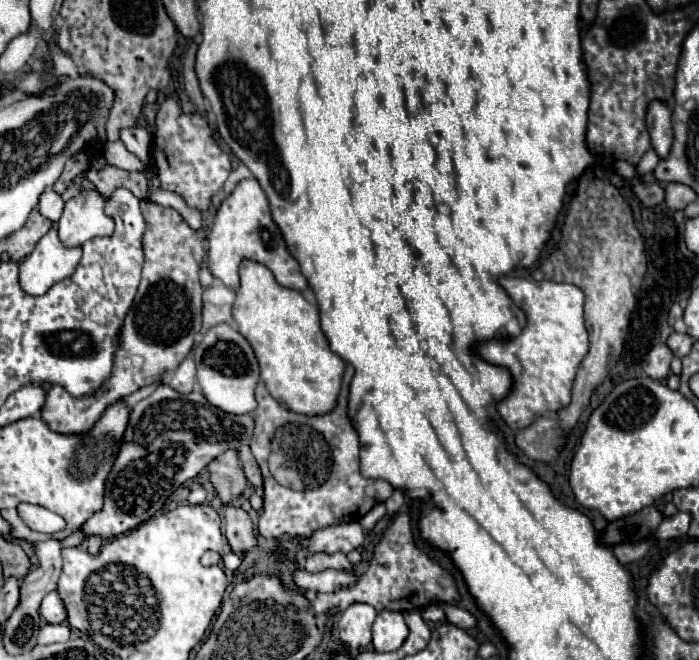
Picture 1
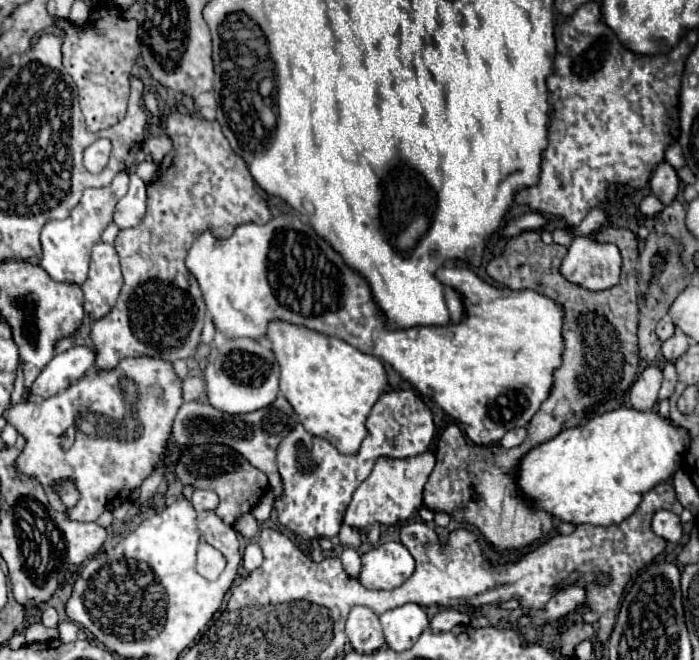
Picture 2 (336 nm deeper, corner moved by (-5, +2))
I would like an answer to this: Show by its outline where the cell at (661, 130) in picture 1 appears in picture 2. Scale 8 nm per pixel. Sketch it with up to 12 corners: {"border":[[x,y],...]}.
{"border":[[666,160],[656,166],[650,188],[670,204],[680,180]]}

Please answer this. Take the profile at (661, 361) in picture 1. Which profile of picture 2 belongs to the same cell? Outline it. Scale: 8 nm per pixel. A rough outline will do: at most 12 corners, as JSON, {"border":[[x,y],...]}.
{"border":[[648,366],[630,388],[630,404],[650,410],[658,402],[662,370]]}

